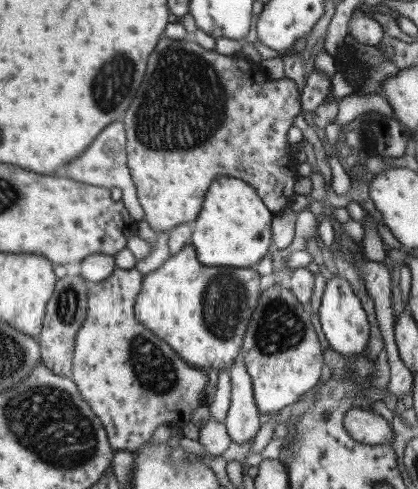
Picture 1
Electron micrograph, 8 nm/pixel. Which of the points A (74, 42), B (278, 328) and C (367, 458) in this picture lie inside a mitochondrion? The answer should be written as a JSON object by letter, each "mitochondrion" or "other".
{"A":"other","B":"mitochondrion","C":"other"}

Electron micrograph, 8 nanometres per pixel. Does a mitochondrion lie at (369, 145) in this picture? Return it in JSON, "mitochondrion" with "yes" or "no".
{"mitochondrion":"no"}

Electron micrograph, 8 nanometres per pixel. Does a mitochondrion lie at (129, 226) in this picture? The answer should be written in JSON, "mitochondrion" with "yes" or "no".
{"mitochondrion":"no"}

